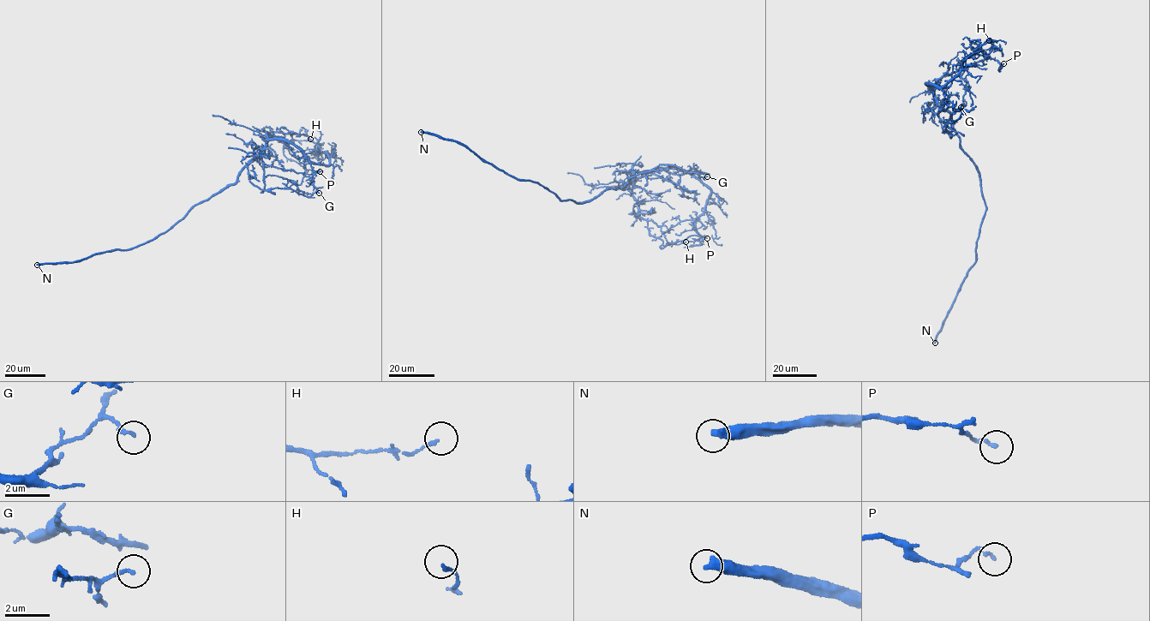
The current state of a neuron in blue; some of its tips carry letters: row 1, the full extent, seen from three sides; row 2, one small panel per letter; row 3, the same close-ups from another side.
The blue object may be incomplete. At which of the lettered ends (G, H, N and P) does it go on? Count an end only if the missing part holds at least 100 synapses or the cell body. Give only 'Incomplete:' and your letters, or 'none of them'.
Incomplete: N

